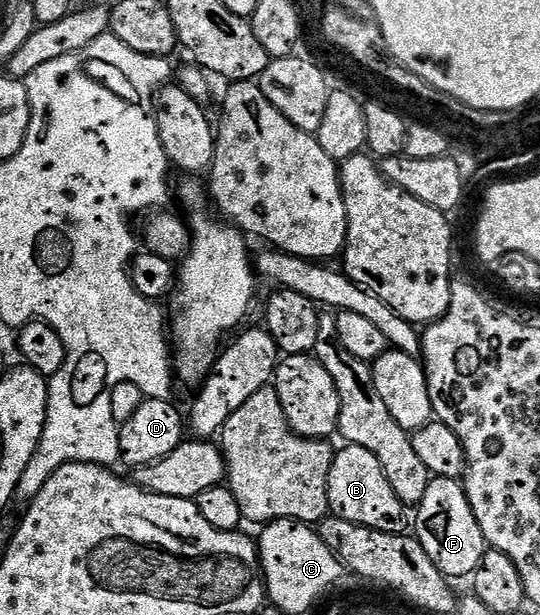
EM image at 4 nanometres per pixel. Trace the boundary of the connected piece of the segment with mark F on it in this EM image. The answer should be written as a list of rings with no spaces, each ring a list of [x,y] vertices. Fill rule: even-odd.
[[[434,477],[428,483],[428,491],[424,491],[424,499],[416,506],[415,515],[412,517],[412,533],[418,538],[418,542],[428,551],[428,559],[436,563],[436,567],[448,579],[454,577],[469,578],[476,571],[480,559],[488,548],[484,535],[480,531],[480,523],[476,523],[476,515],[472,515],[472,507],[468,503],[465,484],[459,479],[447,477]]]

